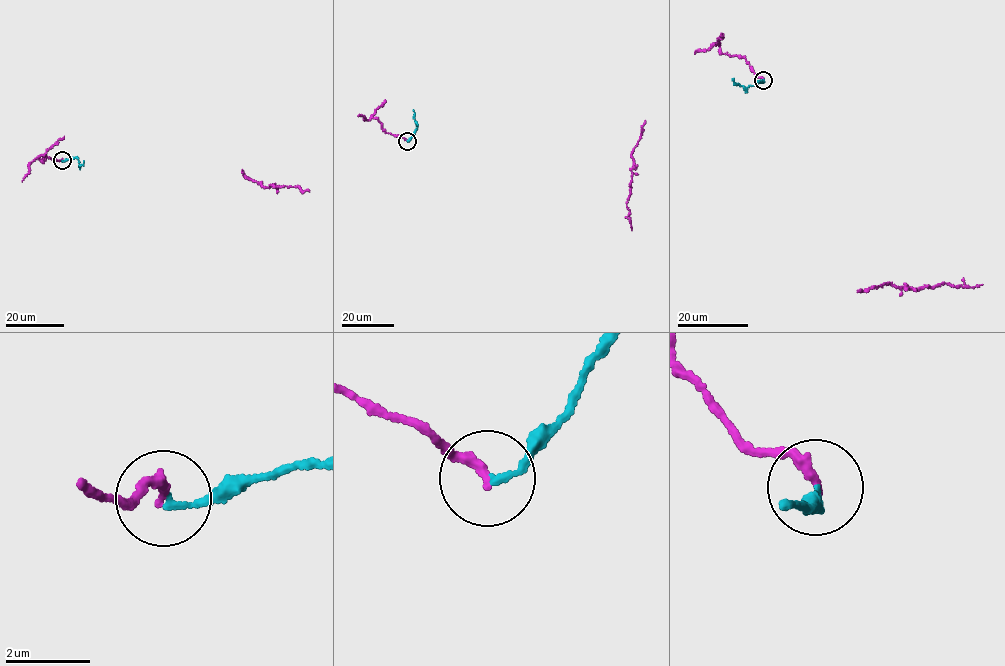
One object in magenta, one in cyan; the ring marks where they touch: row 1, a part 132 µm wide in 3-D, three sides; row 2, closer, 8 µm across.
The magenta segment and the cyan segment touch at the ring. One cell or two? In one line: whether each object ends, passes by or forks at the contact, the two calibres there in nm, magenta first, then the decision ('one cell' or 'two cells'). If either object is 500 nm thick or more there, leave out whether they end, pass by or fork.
magenta ends | cyan ends | 240/160 nm | two cells

